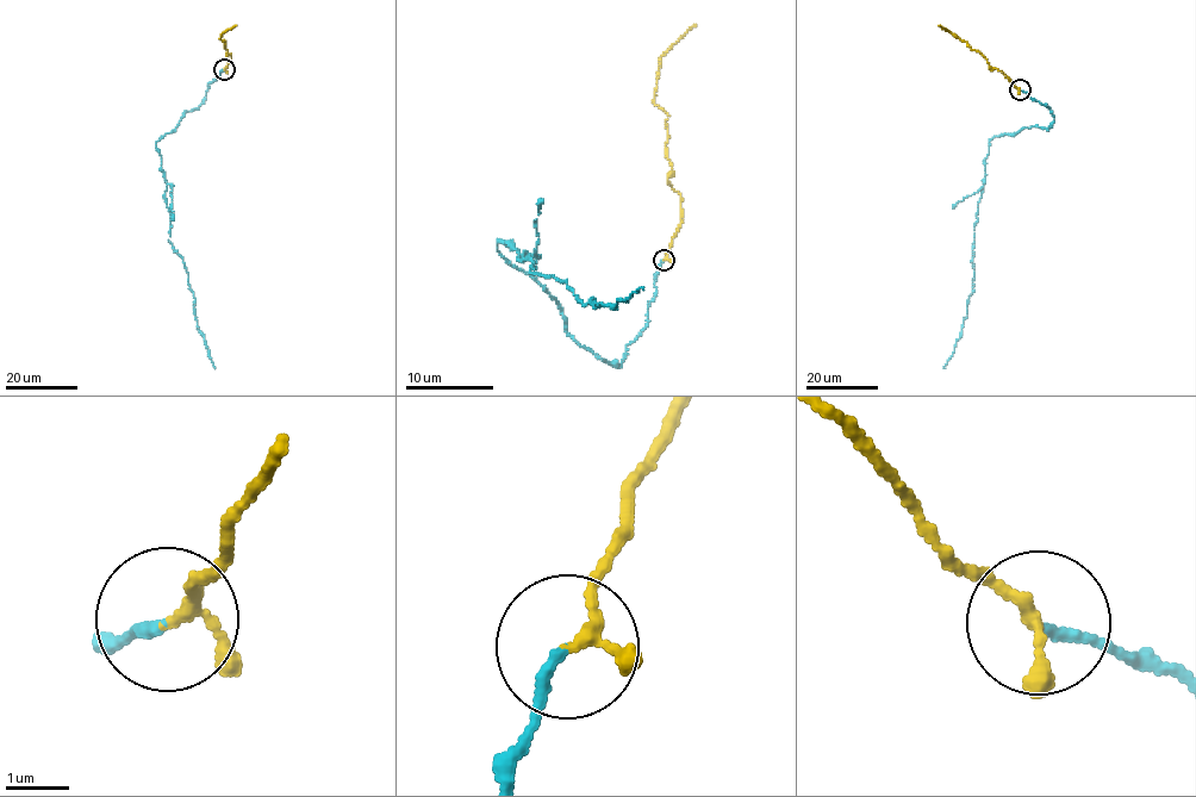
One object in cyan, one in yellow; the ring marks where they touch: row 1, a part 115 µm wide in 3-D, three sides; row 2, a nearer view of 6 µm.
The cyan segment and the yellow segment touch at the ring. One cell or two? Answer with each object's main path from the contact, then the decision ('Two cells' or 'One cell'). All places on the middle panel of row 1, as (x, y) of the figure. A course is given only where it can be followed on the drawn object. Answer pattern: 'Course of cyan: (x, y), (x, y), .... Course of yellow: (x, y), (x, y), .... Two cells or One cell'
Course of cyan: (662, 260), (620, 368), (567, 331), (562, 307), (497, 243), (583, 304), (643, 290). Course of yellow: (662, 260), (678, 230), (680, 203), (667, 180), (667, 116), (654, 103), (656, 73), (662, 55), (696, 24). One cell

